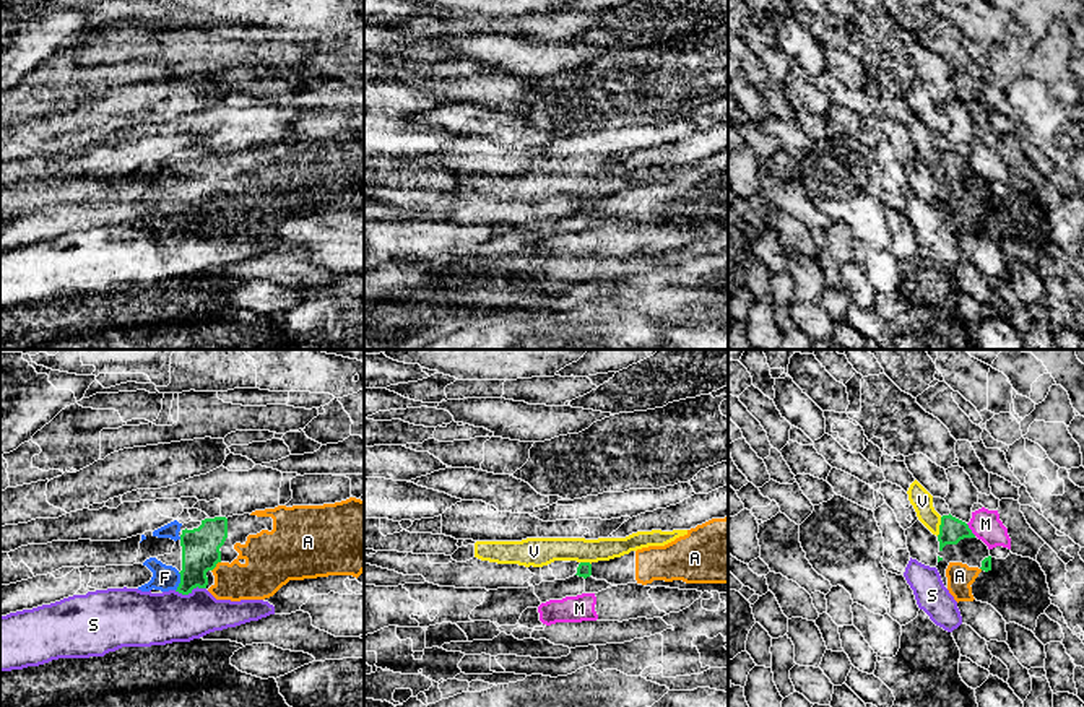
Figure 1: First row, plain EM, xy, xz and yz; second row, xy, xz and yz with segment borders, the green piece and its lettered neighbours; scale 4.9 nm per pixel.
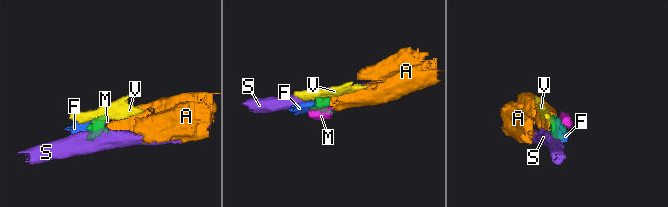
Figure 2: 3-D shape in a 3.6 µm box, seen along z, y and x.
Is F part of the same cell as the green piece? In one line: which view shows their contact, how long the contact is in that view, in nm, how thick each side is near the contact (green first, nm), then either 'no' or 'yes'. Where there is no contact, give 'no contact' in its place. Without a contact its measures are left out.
xy | 100 nm | 190/130 nm | yes

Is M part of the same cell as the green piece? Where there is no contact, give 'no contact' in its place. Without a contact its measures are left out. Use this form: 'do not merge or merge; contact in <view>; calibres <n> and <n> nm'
do not merge; contact in yz; calibres 130 and 150 nm

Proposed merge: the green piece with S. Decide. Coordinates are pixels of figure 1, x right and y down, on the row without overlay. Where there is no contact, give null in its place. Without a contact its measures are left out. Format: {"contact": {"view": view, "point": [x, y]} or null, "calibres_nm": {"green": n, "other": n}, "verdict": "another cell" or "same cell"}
{"contact": {"view": "xy", "point": [189, 228]}, "calibres_nm": {"green": 190, "other": 260}, "verdict": "another cell"}

